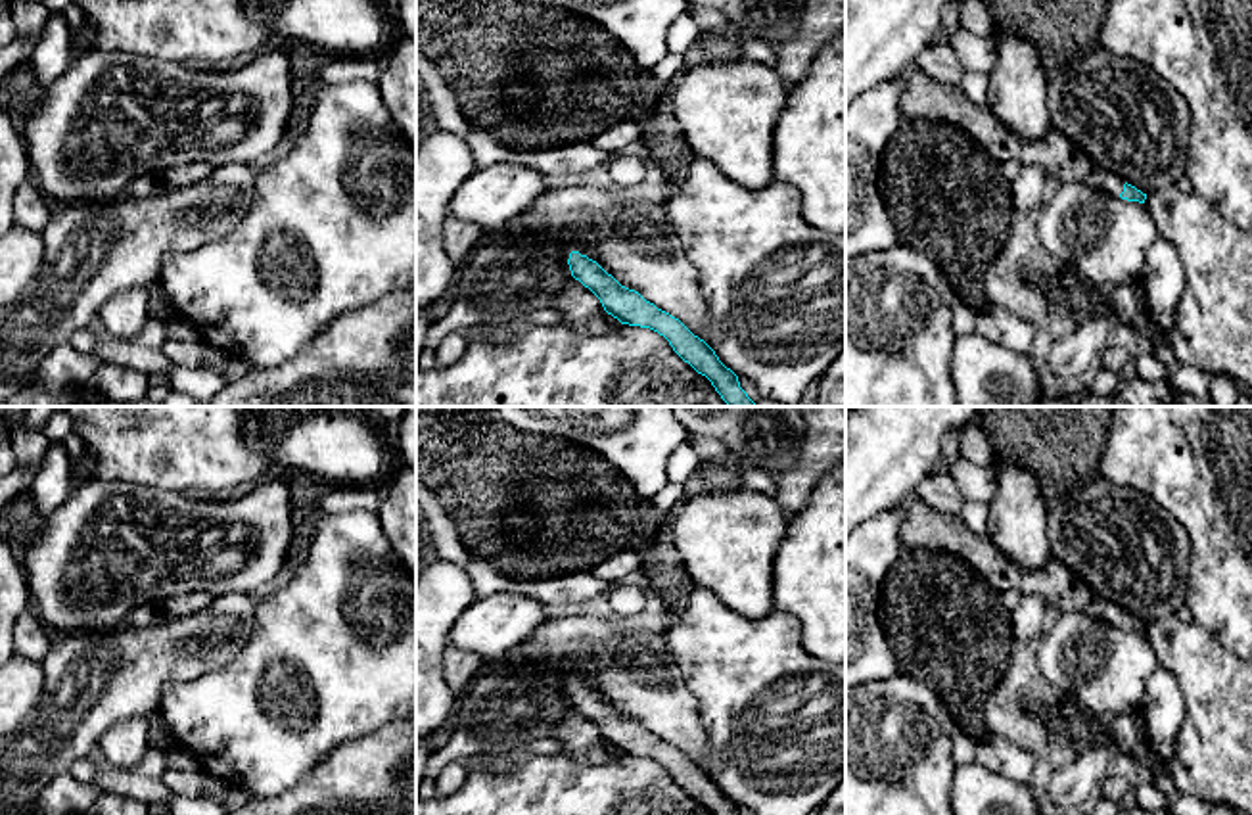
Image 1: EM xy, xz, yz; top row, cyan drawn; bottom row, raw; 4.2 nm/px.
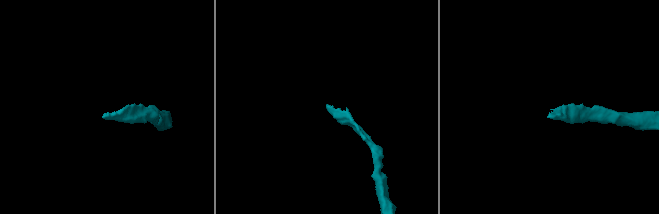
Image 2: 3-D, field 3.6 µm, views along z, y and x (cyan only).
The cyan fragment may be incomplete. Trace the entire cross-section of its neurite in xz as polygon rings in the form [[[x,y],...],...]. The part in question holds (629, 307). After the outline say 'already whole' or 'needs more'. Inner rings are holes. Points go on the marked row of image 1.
[[[571,251],[571,276],[589,288],[604,311],[621,324],[650,328],[663,336],[673,351],[698,374],[706,376],[729,407],[757,407],[740,387],[738,376],[727,368],[715,351],[694,336],[679,318],[646,301],[638,291],[621,286],[596,261]]]; already whole

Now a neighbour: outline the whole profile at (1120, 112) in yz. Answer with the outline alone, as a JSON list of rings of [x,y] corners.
[[[1101,44],[1049,81],[1055,130],[1143,194],[1185,175],[1191,111],[1150,65]]]

